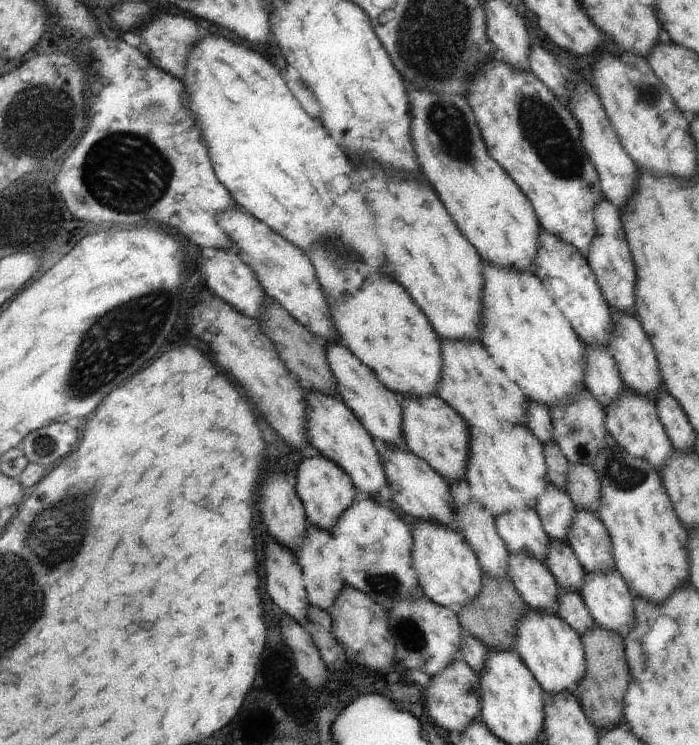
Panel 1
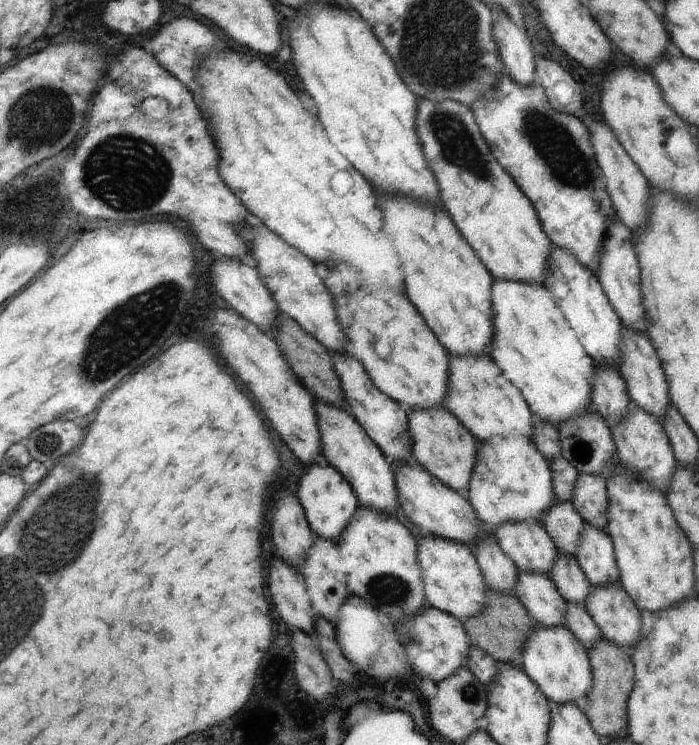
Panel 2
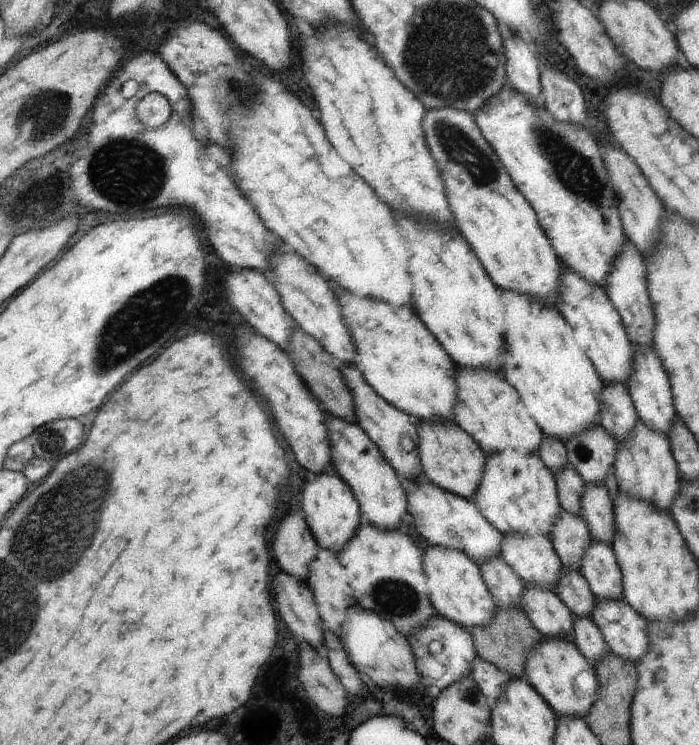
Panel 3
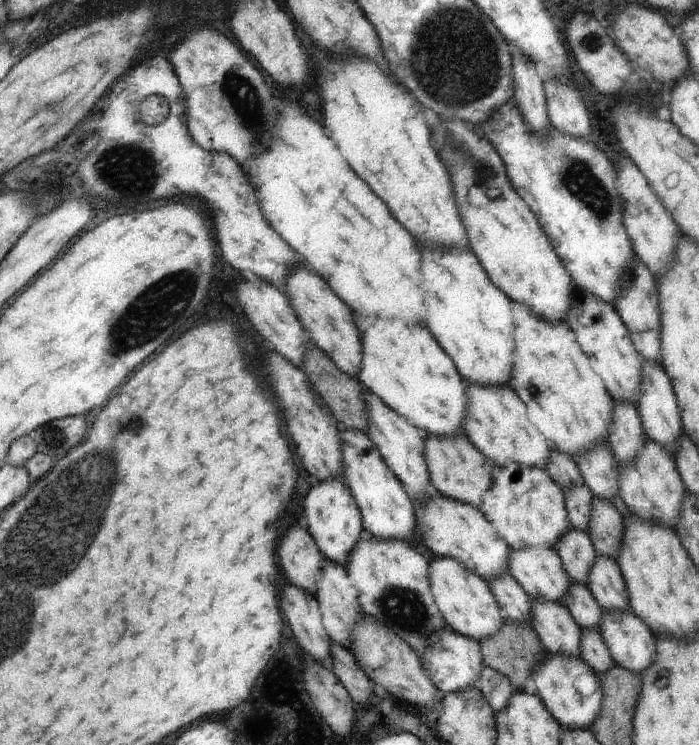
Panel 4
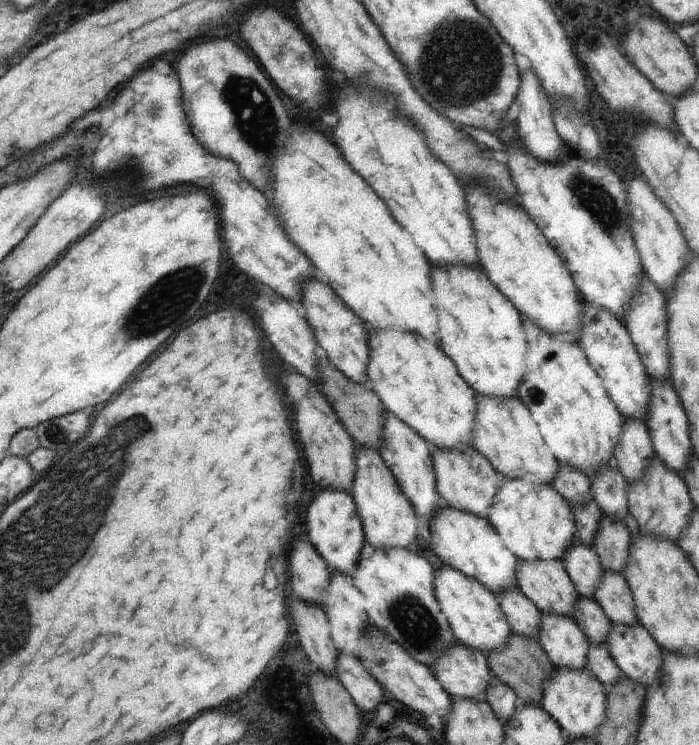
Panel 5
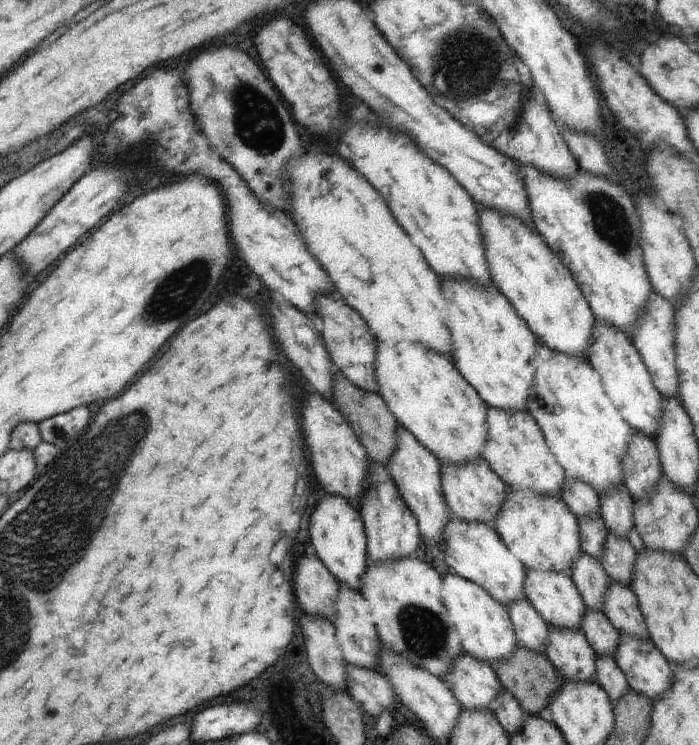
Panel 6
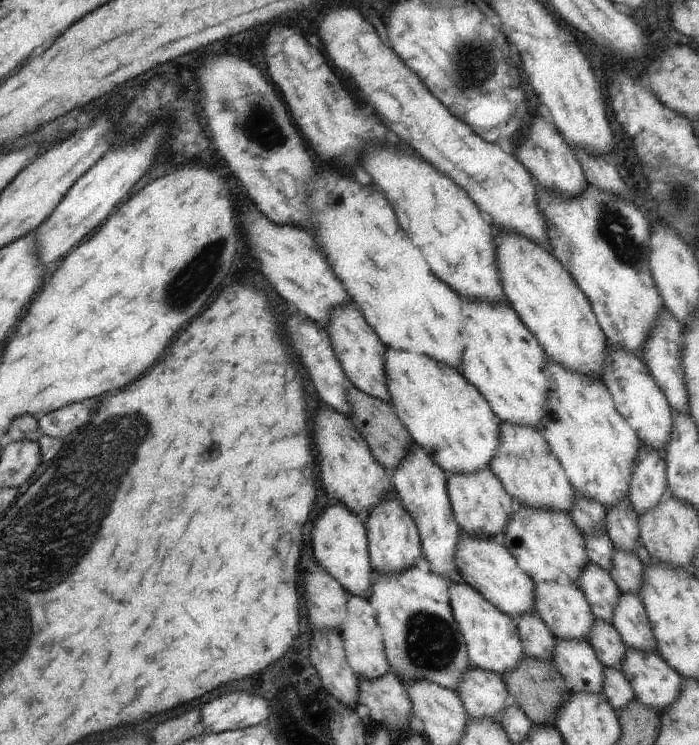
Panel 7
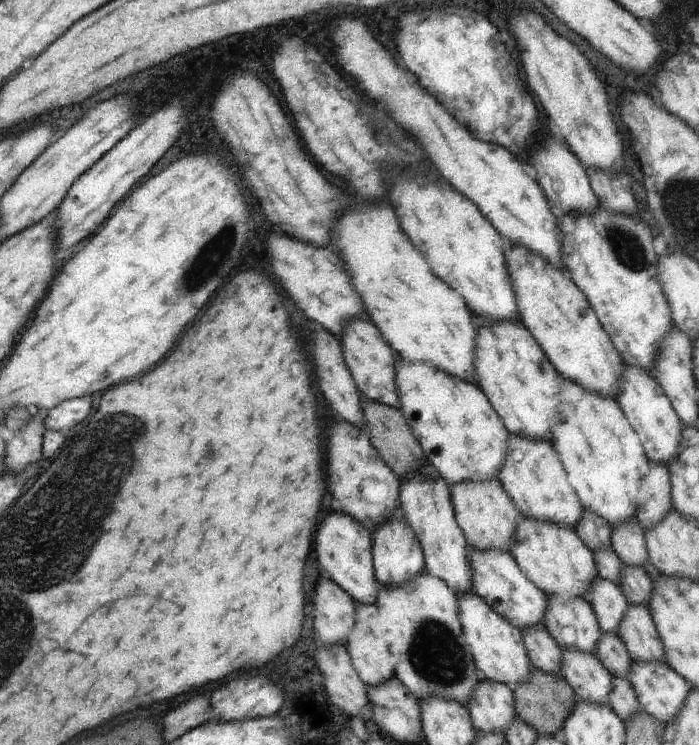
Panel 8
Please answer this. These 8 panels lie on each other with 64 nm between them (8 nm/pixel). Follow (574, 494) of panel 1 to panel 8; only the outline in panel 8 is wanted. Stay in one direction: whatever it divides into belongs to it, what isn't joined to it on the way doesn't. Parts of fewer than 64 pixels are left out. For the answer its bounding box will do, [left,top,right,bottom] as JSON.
[620,562,652,607]

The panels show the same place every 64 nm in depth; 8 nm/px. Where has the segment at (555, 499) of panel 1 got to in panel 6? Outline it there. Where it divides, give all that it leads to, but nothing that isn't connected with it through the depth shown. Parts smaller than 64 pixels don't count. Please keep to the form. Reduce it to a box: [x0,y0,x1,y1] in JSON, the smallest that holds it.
[570,552,612,615]

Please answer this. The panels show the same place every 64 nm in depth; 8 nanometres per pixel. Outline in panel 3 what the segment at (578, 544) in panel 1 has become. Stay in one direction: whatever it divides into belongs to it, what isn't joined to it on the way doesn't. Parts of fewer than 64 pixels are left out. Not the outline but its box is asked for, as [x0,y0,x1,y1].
[580,540,625,600]

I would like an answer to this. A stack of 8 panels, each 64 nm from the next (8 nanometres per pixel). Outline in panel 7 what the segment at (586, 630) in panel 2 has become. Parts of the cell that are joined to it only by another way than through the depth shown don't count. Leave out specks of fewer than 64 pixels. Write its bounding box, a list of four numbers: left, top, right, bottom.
[603,668,635,712]

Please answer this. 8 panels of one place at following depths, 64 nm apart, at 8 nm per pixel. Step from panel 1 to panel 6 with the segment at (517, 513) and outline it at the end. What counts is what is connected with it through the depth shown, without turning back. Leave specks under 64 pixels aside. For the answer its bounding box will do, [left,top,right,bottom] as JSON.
[525,570,586,630]

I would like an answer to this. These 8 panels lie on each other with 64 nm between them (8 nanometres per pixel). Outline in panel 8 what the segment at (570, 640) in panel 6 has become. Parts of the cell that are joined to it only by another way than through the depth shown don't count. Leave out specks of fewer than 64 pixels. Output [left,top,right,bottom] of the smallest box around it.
[561,649,612,704]

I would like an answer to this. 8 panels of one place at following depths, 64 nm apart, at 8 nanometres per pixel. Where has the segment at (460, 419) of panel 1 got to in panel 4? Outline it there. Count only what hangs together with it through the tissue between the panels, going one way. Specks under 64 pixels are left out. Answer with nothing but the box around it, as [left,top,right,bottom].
[426,433,496,510]

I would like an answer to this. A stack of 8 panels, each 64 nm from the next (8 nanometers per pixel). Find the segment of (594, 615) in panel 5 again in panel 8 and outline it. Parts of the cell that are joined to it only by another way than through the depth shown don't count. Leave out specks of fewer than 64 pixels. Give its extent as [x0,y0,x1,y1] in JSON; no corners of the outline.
[595,631,633,679]

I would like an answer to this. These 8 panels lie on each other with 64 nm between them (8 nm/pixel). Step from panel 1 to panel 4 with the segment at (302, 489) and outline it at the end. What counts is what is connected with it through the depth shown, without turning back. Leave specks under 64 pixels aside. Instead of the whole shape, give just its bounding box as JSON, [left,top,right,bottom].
[306,478,366,566]

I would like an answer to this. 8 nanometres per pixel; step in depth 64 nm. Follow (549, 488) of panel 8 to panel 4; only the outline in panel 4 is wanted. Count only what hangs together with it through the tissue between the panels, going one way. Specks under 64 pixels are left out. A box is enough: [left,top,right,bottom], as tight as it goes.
[465,382,552,470]

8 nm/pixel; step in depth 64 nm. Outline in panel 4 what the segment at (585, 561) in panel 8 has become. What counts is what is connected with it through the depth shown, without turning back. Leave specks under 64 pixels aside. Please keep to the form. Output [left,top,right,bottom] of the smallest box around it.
[481,464,570,548]

